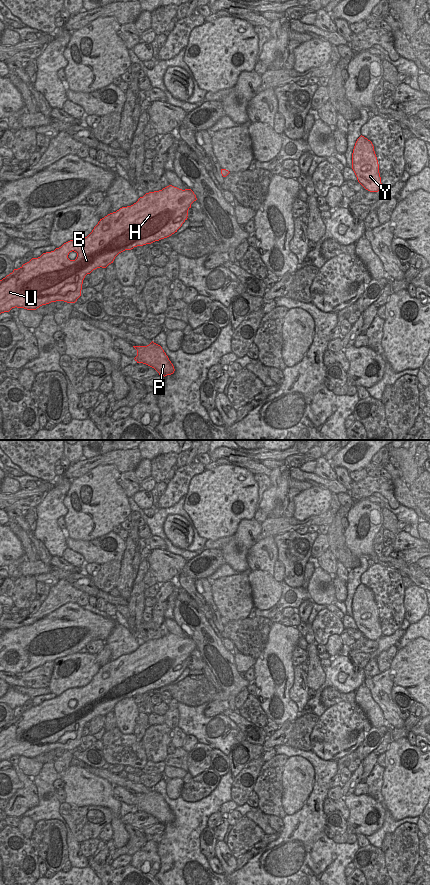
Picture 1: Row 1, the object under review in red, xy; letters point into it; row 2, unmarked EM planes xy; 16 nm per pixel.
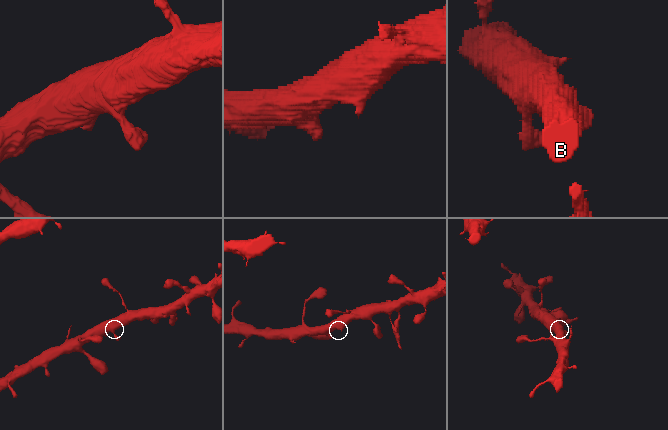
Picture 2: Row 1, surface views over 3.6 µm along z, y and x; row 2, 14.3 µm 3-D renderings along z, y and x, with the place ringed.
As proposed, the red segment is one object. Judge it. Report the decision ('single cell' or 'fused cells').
single cell

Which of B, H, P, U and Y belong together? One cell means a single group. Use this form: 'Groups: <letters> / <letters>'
Groups: B H P U Y

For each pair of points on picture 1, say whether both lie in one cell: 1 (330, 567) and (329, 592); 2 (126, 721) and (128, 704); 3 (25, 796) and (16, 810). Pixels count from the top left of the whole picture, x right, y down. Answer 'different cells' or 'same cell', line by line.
1: different cells
2: same cell
3: same cell

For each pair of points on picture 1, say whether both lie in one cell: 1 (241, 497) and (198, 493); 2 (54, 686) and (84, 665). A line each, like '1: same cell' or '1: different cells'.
1: same cell
2: same cell

